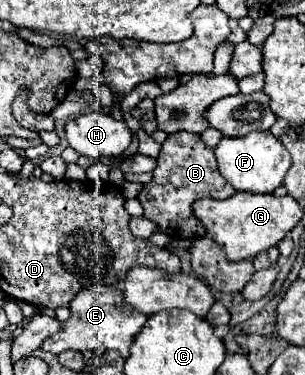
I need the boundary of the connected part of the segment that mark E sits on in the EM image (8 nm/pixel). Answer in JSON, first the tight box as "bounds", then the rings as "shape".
{"bounds":[41,285,147,357],"shape":[[[93,285],[93,291],[89,287],[81,289],[69,307],[71,307],[71,317],[63,323],[63,331],[49,337],[41,345],[41,349],[51,351],[51,353],[61,353],[67,349],[73,349],[73,351],[117,349],[123,357],[127,357],[135,335],[141,331],[141,325],[145,325],[145,321],[147,321],[147,317],[141,315],[139,311],[125,307],[125,301],[123,301],[119,287]]]}

